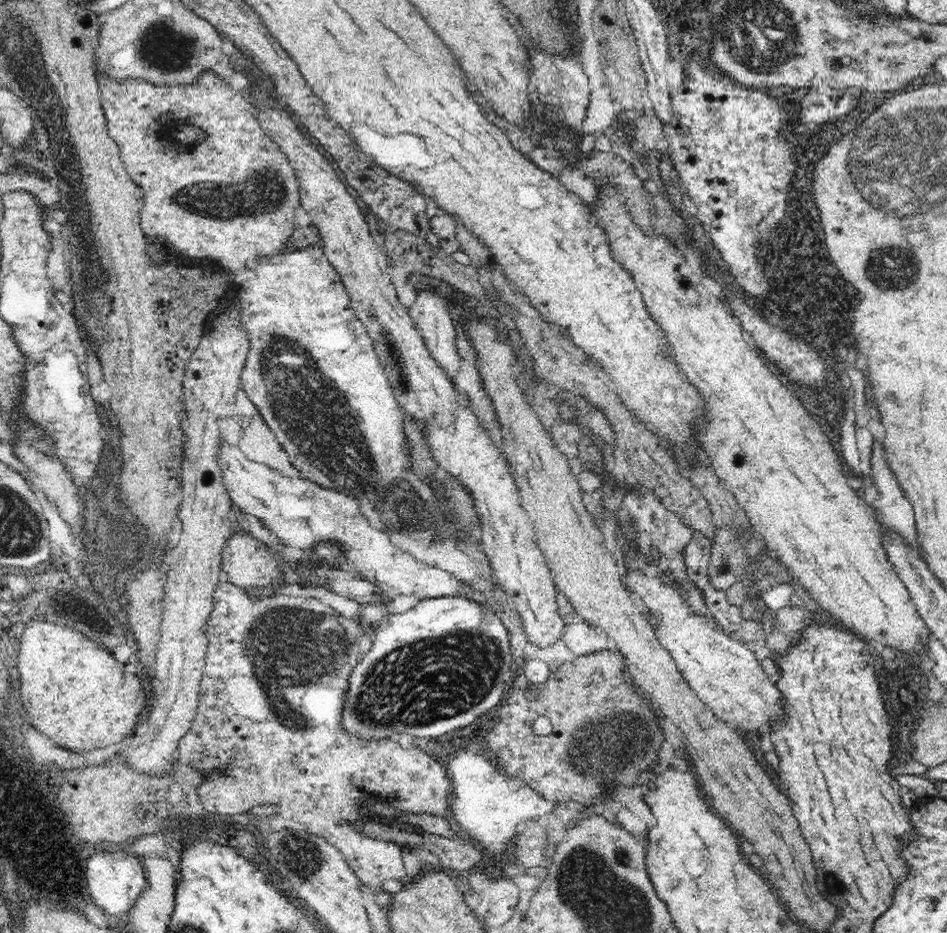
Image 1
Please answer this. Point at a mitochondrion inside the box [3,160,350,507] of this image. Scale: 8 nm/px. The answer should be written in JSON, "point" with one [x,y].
{"point":[265,191]}

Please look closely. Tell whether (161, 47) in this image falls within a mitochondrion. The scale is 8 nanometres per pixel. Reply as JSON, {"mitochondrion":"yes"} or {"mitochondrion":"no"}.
{"mitochondrion":"yes"}

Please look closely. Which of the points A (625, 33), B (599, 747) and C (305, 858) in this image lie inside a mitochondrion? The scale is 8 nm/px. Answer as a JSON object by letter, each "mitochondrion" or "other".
{"A":"other","B":"mitochondrion","C":"mitochondrion"}

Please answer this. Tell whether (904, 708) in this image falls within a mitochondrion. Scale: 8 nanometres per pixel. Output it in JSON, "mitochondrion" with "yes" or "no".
{"mitochondrion":"no"}

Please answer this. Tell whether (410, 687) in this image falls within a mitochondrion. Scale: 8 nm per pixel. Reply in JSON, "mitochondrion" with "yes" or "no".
{"mitochondrion":"yes"}

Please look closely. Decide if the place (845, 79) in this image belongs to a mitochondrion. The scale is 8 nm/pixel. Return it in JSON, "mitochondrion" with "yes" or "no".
{"mitochondrion":"no"}

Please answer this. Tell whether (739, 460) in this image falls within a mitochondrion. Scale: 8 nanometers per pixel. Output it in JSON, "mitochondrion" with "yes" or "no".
{"mitochondrion":"no"}

